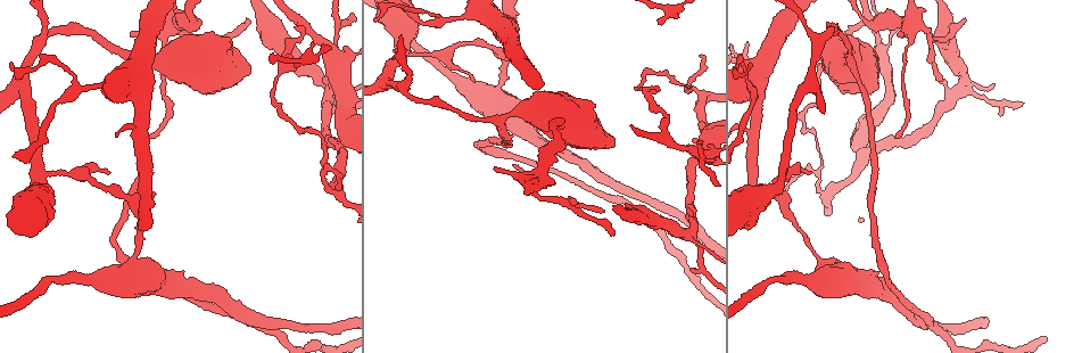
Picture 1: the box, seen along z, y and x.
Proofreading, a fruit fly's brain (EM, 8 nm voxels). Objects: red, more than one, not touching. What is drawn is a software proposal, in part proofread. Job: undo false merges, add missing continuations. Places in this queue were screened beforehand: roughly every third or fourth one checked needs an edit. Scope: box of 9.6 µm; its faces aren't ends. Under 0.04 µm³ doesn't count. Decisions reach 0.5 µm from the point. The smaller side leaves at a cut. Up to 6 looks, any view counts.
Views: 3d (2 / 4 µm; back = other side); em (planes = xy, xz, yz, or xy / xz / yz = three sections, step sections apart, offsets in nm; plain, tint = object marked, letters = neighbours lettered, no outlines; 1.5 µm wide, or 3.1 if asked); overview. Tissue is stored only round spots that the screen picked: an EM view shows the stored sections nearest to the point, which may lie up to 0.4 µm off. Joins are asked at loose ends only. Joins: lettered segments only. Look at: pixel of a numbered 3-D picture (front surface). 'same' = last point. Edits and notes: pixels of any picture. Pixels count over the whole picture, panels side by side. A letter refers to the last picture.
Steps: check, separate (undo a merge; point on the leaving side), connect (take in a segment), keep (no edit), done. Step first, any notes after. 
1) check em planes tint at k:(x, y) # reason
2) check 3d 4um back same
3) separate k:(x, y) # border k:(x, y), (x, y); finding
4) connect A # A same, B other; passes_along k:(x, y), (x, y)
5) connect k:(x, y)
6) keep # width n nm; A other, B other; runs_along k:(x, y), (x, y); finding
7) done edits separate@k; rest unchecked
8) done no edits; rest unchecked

check em planes letters at 1:(41, 169) # three-way junction

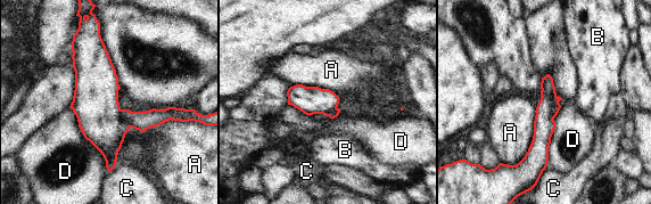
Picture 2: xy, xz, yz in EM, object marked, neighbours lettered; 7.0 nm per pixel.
separate 2:(557, 106) # longest_contact D 550 nm; A other, B other, C other, D other; border 2:(557, 97), (551, 108), (553, 119); a second neuron is stuck on

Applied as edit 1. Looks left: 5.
check 3d 2um at 1:(403, 88) # three-way junction

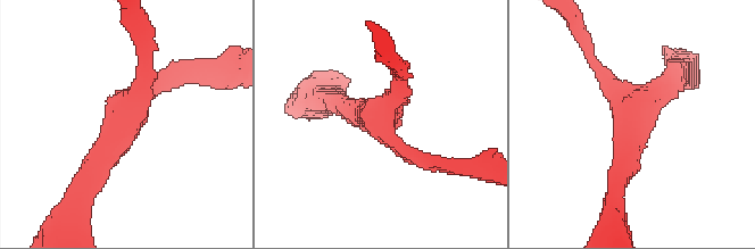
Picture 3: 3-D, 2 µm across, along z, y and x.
check em planes tint at 3:(382, 124) # arms 3; need the tissue

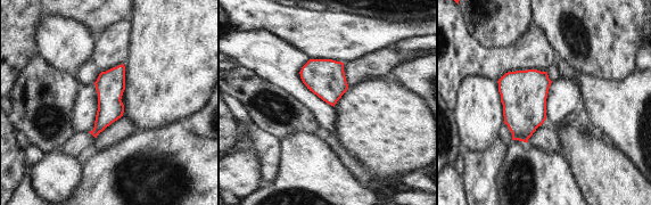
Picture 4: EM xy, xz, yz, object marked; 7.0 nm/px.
check em planes letters same # see the neighbours

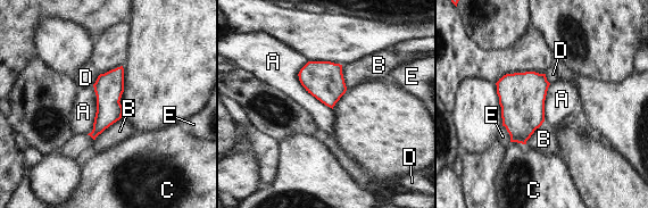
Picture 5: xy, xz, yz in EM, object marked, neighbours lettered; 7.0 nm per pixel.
keep # longest_contact A 380 nm; A other, B other, C other, D other, E other; all the same neuron

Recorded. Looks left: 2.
check 3d 4um back at 1:(806, 107) # closes a loop

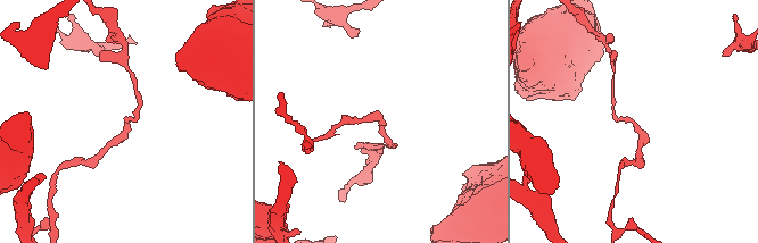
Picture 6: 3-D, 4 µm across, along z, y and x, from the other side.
check em planes letters at 6:(127, 121) # now the EM

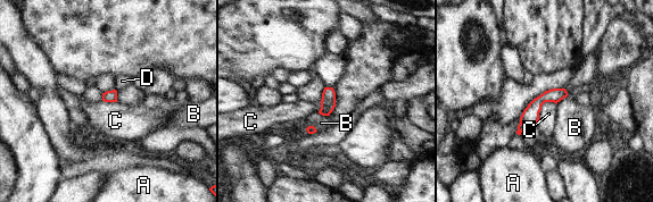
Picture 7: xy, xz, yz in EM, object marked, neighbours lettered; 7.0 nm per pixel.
keep # longest_contact C 200 nm; A other, B other, C other, D other; border 7:(555, 102), (542, 106), (536, 123); continuous, no second neuron

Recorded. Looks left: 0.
done edits separate@2; rest unchecked

